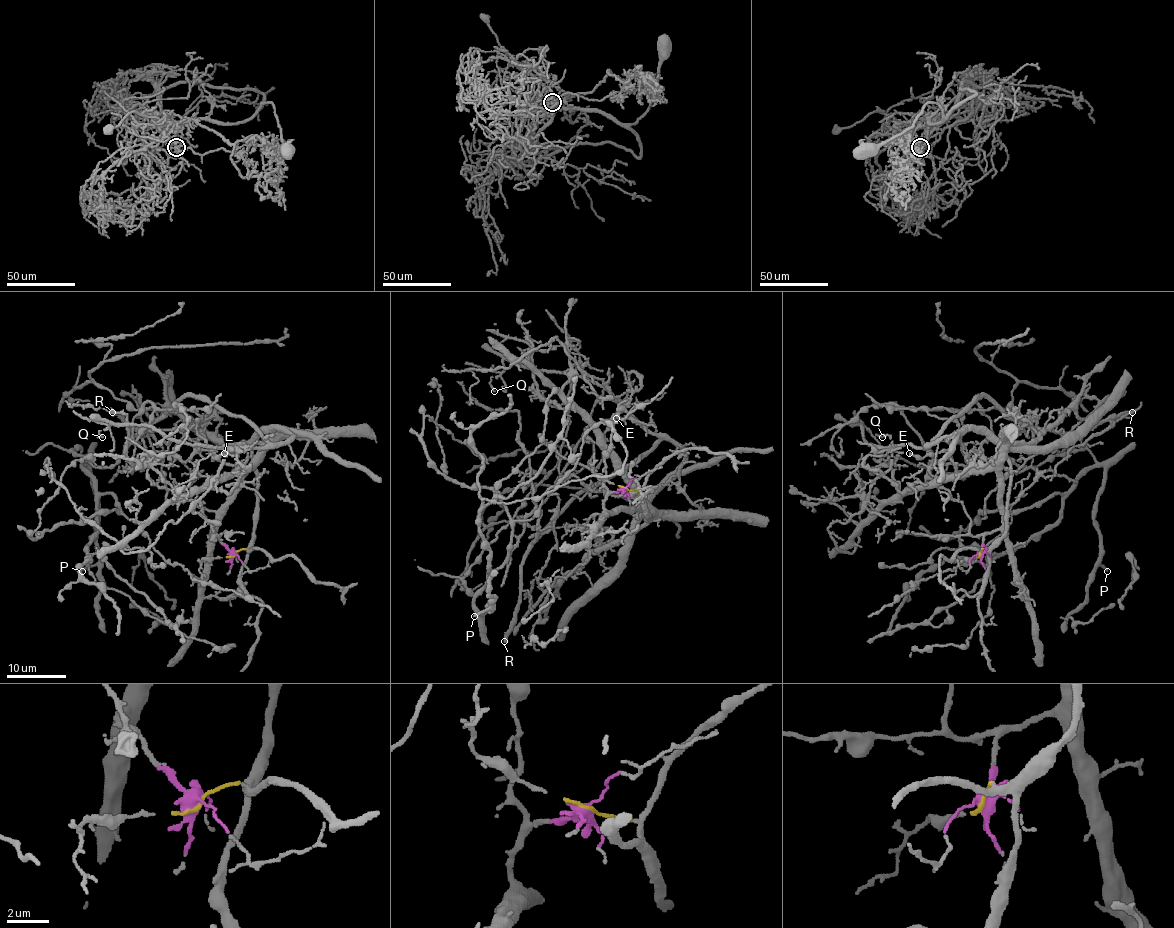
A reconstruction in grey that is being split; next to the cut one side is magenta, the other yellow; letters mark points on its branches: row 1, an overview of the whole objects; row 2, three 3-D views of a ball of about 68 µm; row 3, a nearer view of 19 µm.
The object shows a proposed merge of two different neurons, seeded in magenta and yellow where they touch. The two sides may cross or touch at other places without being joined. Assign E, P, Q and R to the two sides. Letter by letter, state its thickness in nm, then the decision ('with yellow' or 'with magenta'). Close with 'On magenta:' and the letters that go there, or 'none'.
E: 170 nm | with magenta
P: 200 nm | with magenta
Q: 180 nm | with yellow
R: 380 nm | with yellow
On magenta: E, P

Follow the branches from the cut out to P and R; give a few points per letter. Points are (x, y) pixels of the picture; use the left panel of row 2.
P: (233, 555), (212, 528), (261, 446), (203, 421), (140, 431), (113, 466), (71, 451), (96, 501), (82, 571)
R: (233, 555), (254, 532), (252, 443), (292, 436), (270, 443), (191, 396), (129, 433), (111, 412)

